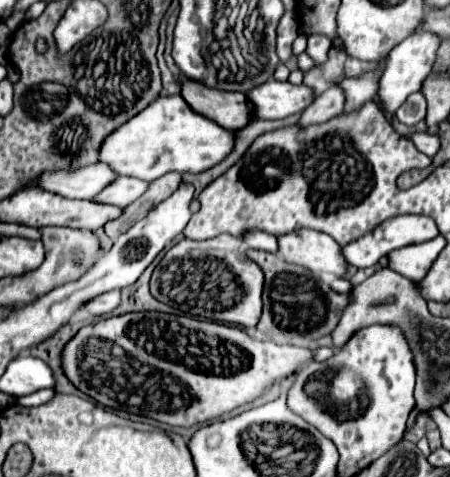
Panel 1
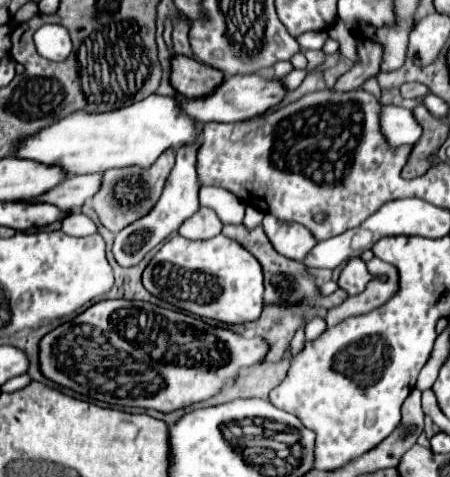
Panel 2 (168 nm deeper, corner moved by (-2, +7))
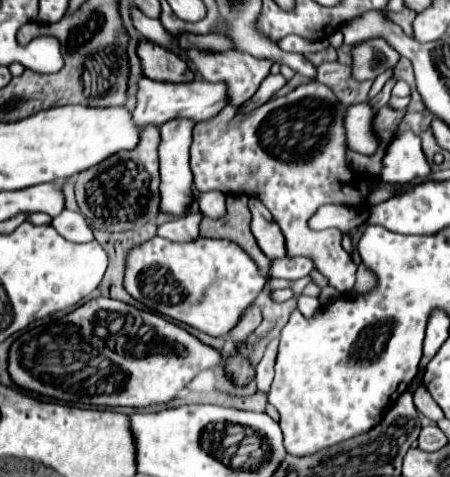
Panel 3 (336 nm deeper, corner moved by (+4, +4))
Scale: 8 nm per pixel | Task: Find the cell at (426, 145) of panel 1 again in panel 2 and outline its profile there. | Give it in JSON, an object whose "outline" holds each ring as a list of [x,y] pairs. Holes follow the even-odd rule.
{"outline":[[[382,106],[380,128],[392,146],[416,144],[422,136],[422,128],[416,124],[416,116],[412,116],[412,110],[402,106]]]}

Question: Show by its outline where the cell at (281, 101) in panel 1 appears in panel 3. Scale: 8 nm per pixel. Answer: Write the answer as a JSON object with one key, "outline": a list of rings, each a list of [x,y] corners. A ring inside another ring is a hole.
{"outline":[[[142,77],[138,81],[136,91],[136,107],[132,109],[134,123],[146,125],[162,125],[174,117],[188,117],[194,121],[204,121],[214,117],[222,107],[228,105],[226,85],[224,83],[208,83],[208,81],[190,81],[190,83],[162,83]]]}

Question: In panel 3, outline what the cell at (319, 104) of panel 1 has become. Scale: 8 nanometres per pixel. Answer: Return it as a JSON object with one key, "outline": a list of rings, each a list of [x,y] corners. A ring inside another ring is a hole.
{"outline":[[[370,39],[358,45],[352,53],[352,73],[356,79],[376,79],[386,69],[396,67],[400,55],[394,47],[390,47],[384,39]]]}

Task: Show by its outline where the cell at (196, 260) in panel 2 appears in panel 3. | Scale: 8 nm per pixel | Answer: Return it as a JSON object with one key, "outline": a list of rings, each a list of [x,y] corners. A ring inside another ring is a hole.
{"outline":[[[152,237],[150,241],[140,243],[126,255],[124,269],[124,289],[148,309],[170,317],[174,321],[186,323],[208,335],[228,333],[240,319],[240,315],[256,301],[266,279],[262,277],[258,265],[252,257],[228,239],[196,239],[192,243],[174,243],[162,237]]]}

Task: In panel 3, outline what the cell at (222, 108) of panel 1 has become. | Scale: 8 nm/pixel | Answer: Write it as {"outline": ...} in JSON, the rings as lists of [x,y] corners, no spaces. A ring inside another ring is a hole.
{"outline":[[[140,39],[136,53],[140,57],[144,75],[154,81],[166,81],[166,83],[194,81],[194,73],[190,71],[186,61],[162,45],[156,45],[148,39]]]}

